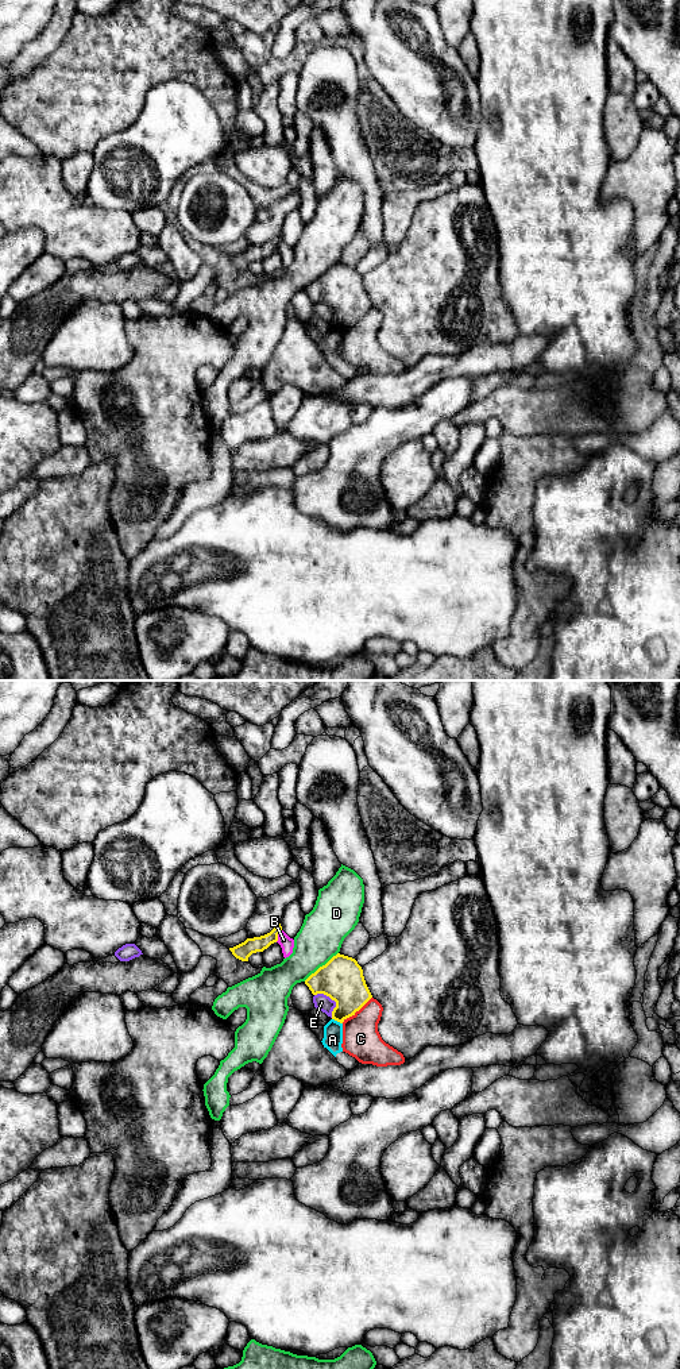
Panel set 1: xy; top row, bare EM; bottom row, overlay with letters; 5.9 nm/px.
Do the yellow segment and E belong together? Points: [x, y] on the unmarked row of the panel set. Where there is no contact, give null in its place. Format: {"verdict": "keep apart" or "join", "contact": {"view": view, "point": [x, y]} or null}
{"verdict": "keep apart", "contact": {"view": "xy", "point": [332, 308]}}

